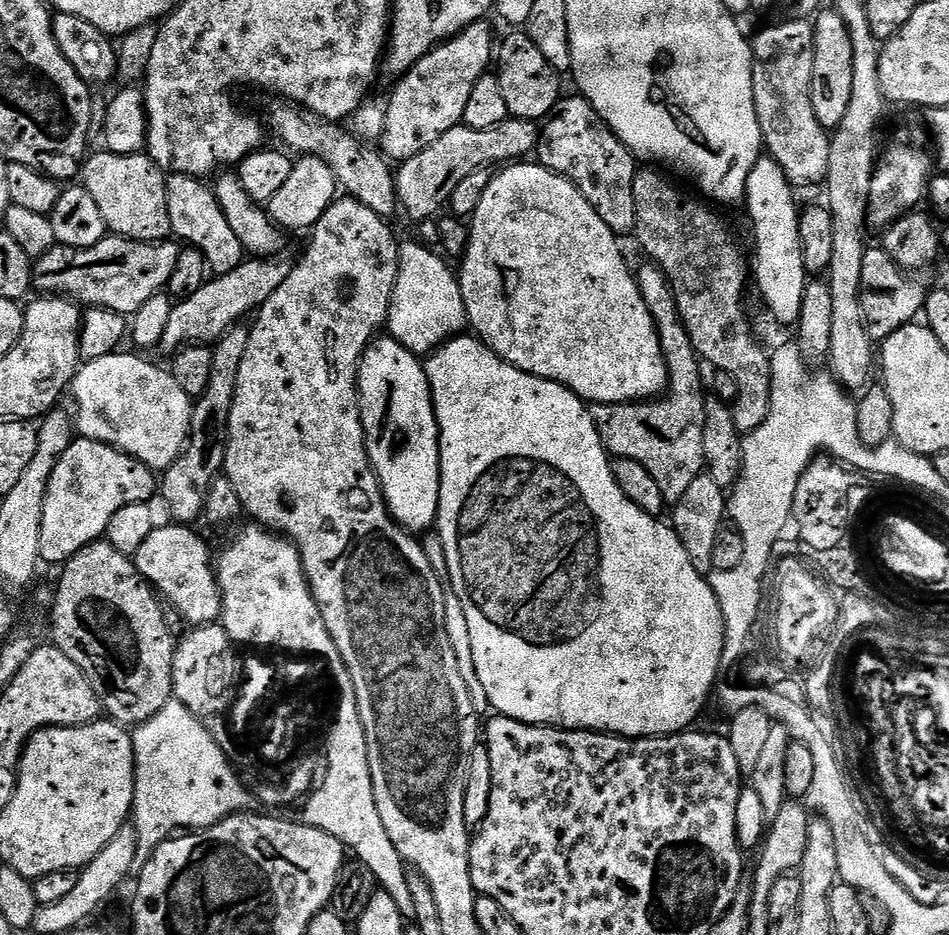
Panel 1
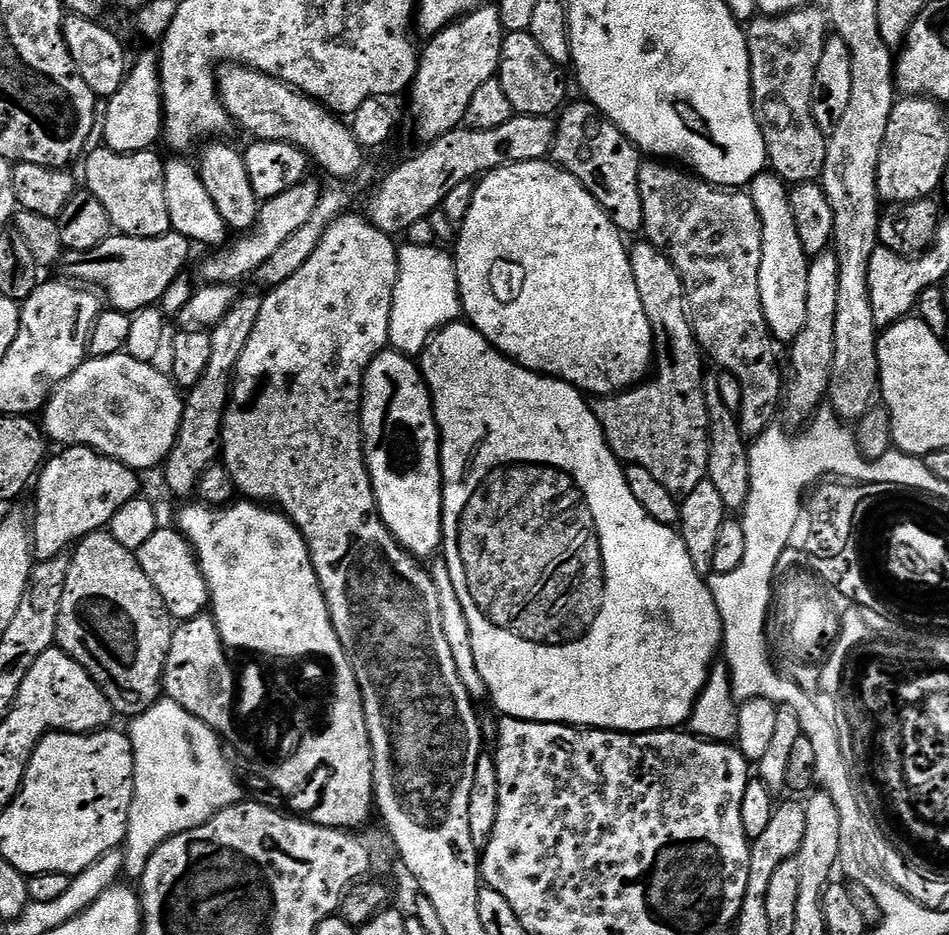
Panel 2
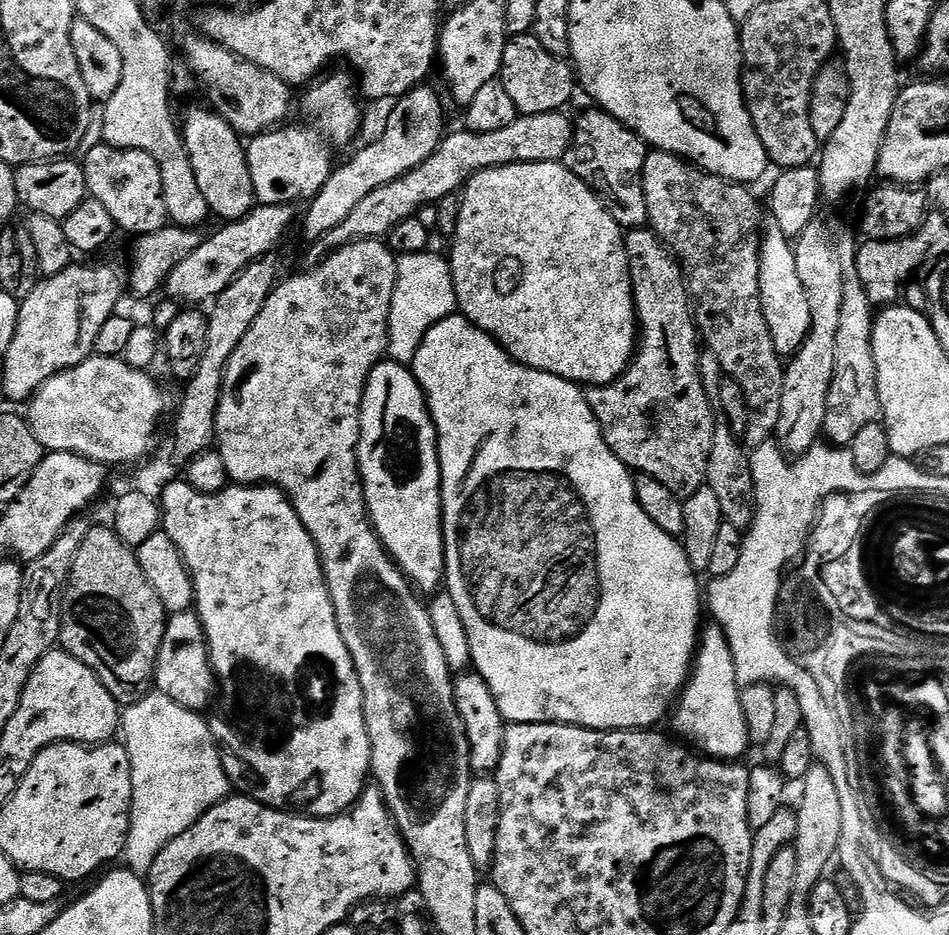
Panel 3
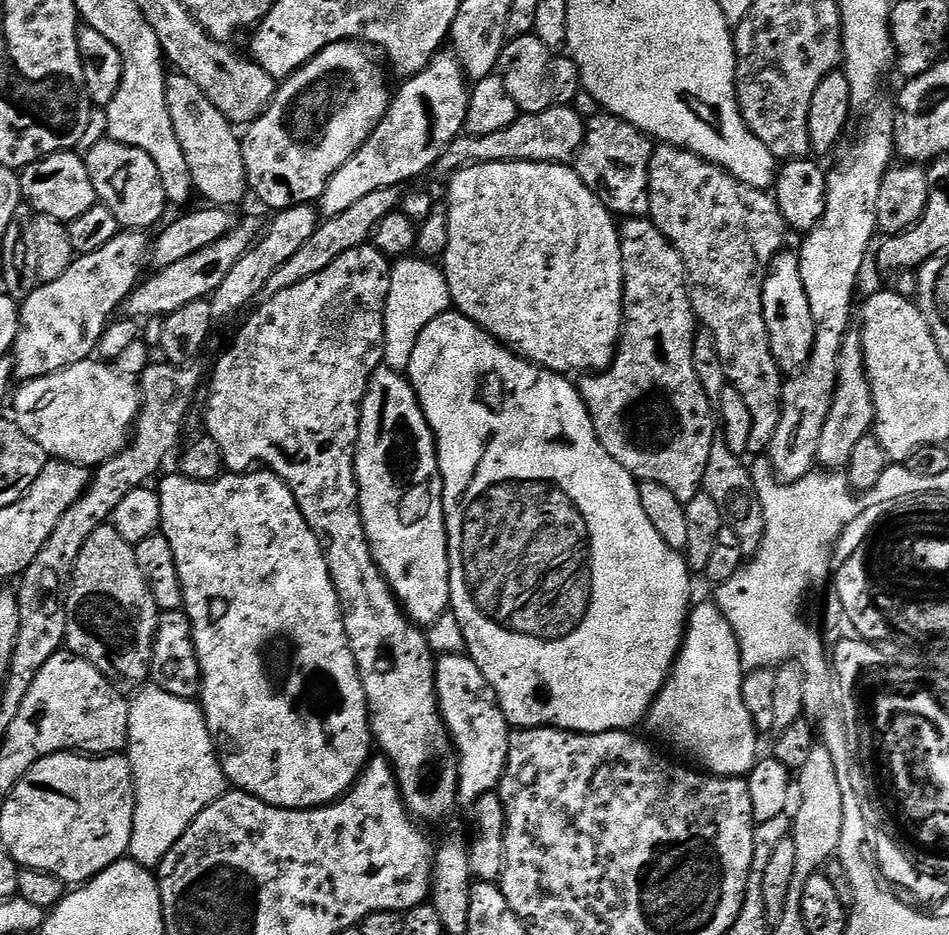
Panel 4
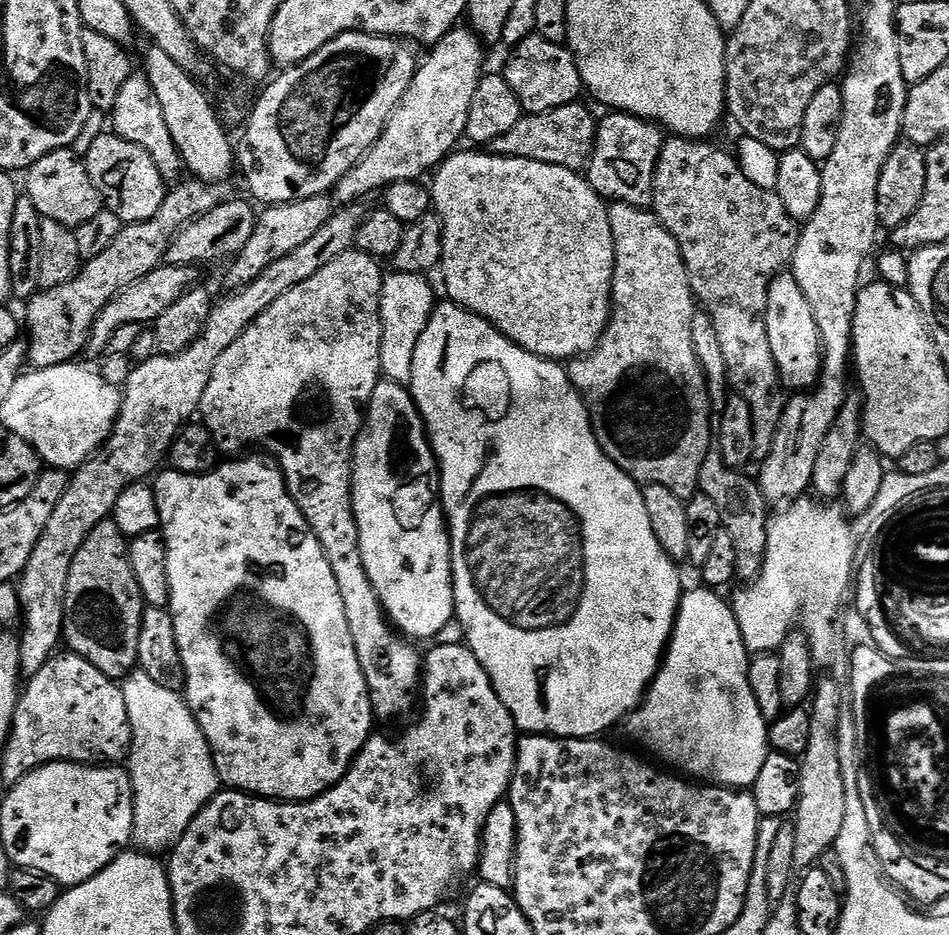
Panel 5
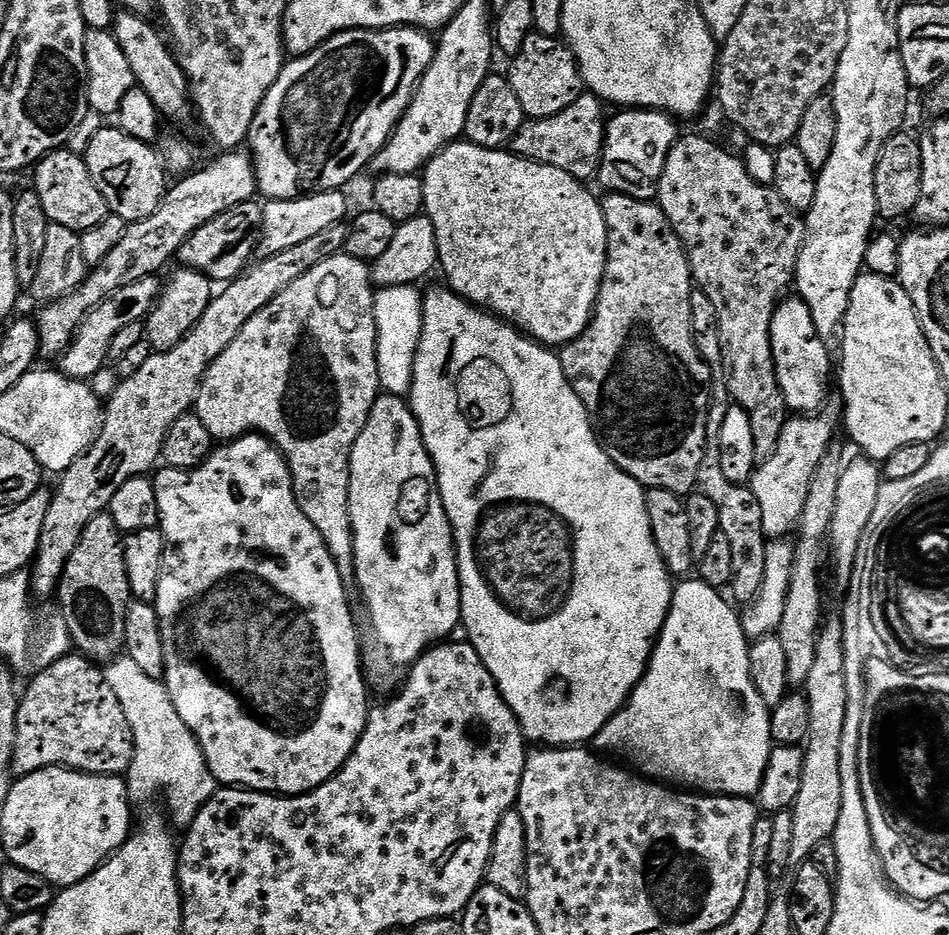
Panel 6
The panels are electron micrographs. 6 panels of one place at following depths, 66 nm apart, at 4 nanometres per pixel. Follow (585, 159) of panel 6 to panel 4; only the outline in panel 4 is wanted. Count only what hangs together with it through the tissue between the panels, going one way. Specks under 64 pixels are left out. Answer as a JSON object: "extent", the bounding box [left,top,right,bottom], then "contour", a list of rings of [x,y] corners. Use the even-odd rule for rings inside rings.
{"extent":[435,107,585,178],"contour":[[[575,107],[551,108],[542,114],[521,114],[506,130],[494,134],[469,136],[461,134],[438,158],[435,175],[451,178],[455,172],[472,164],[490,162],[530,162],[531,164],[568,164],[575,161],[584,141],[585,117],[575,112]]]}

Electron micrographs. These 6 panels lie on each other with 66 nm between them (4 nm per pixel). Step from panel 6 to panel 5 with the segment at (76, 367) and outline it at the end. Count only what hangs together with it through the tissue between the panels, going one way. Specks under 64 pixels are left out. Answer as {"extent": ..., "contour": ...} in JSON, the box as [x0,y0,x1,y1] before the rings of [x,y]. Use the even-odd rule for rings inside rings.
{"extent":[87,262,197,357],"contour":[[[165,262],[160,267],[150,270],[150,274],[142,274],[142,278],[130,282],[130,286],[126,286],[117,296],[110,298],[110,302],[106,302],[106,306],[98,314],[92,333],[88,336],[87,355],[103,357],[107,353],[110,338],[114,338],[114,330],[122,330],[122,326],[131,324],[148,326],[162,314],[166,314],[166,310],[170,310],[170,306],[174,306],[178,298],[197,287],[196,272],[197,269],[192,266]]]}

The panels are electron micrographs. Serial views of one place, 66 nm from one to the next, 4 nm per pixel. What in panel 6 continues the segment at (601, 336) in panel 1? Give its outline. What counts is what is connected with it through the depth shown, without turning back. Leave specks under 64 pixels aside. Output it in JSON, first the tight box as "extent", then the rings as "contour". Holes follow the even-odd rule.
{"extent":[422,142,608,346],"contour":[[[457,142],[447,144],[434,159],[422,169],[425,200],[423,215],[434,222],[434,234],[438,234],[438,254],[440,255],[439,271],[444,271],[447,287],[458,293],[463,300],[468,300],[478,308],[490,312],[494,316],[519,328],[525,336],[531,336],[538,344],[545,346],[563,346],[577,340],[587,330],[592,321],[592,313],[596,311],[596,299],[604,281],[604,271],[608,265],[608,231],[604,217],[603,203],[581,181],[574,179],[566,170],[558,170],[554,166],[546,166],[538,162],[522,160],[513,156],[508,150],[493,150],[477,144]]]}

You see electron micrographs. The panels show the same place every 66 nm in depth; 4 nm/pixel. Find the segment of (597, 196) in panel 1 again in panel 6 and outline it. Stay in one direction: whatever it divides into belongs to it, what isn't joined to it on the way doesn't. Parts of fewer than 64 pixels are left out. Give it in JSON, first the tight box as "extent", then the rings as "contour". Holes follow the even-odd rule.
{"extent":[598,110,682,200],"contour":[[[620,110],[617,116],[607,121],[604,130],[604,153],[598,173],[598,181],[604,187],[605,193],[617,192],[639,200],[656,200],[656,191],[662,178],[663,166],[666,165],[667,155],[682,135],[677,121],[667,112],[655,110]]]}

